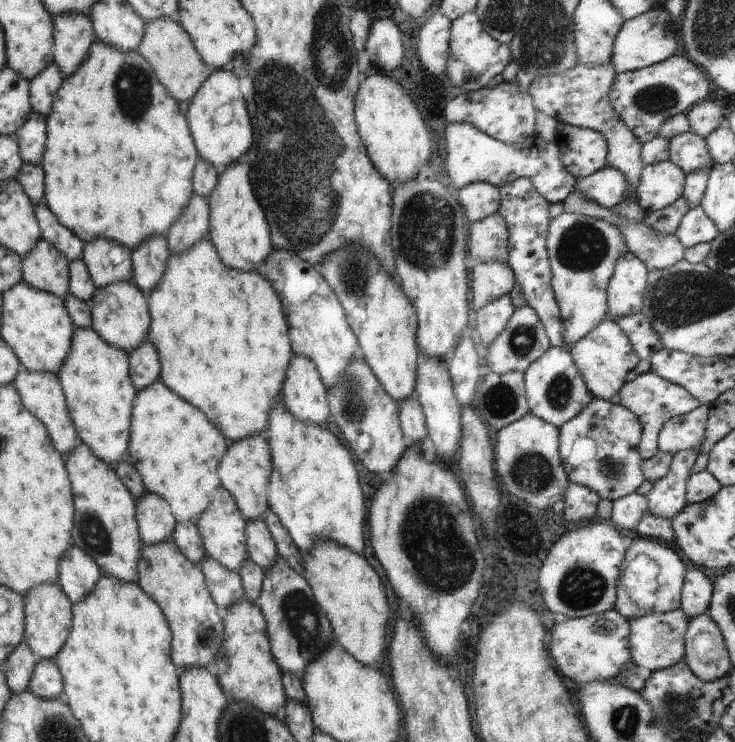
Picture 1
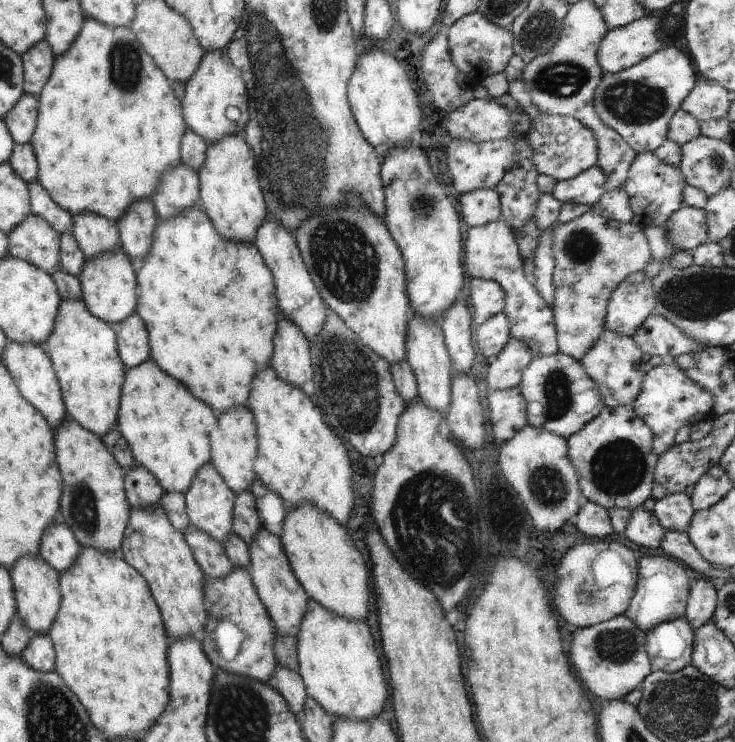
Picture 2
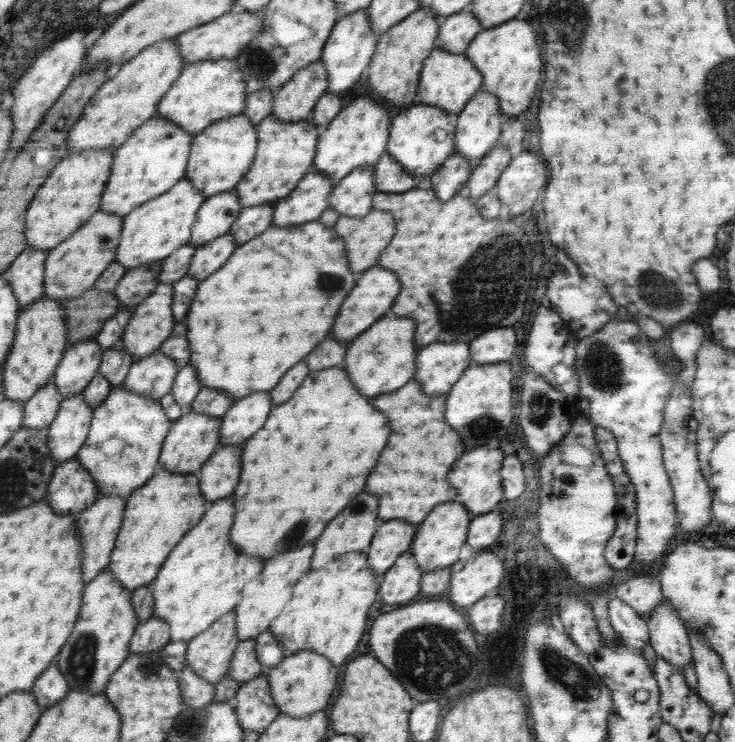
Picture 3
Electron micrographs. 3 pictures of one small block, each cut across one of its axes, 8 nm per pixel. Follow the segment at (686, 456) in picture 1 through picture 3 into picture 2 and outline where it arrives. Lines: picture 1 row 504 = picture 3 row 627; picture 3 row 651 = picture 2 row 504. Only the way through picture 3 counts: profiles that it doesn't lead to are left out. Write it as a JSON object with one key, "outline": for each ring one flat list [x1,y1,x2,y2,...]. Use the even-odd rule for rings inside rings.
{"outline":[[684,491,668,494,656,501,651,511,666,531,686,533,695,510]]}

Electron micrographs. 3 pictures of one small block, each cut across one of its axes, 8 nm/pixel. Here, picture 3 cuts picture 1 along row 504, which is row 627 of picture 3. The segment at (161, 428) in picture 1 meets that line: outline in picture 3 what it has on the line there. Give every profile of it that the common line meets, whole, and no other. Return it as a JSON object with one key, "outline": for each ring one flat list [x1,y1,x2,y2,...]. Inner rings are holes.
{"outline":[[222,498,212,502,212,506,206,510,204,518,198,522,196,528,192,528,180,544,170,551,156,579,151,584,151,591,154,595,154,615,164,619,170,629,170,641,184,642,187,644,197,634,204,632,215,620,227,615,240,602,242,588,246,582,256,578,256,574,262,572,260,558,250,558,244,554,238,554,234,546,230,544,230,528,234,522,234,502,230,498]]}

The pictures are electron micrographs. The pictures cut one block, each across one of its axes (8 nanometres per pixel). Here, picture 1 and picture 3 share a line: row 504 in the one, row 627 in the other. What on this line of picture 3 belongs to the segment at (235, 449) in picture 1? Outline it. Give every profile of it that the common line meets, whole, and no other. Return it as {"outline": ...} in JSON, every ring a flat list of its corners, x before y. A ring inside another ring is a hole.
{"outline":[[304,544,296,550,276,554,264,564,260,576,256,580,248,582,248,586,244,586,240,602,233,608,236,613,239,641,255,640,261,632,268,630,270,623,282,612,290,600,295,583,308,570,311,570,312,552,314,552,314,548,310,544]]}

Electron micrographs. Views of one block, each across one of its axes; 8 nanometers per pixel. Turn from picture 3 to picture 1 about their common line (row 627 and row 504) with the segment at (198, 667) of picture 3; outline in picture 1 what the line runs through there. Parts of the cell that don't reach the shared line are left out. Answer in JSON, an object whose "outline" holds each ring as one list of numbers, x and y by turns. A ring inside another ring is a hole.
{"outline":[[222,486,216,488,216,492,212,492,212,498,208,508,204,508,204,512,200,514,200,518,195,521,204,550,208,556,212,556,214,560,218,560,222,566,226,566,228,570,240,572,240,564,246,562,249,558,246,552,246,521,242,517,236,501,232,495]]}

